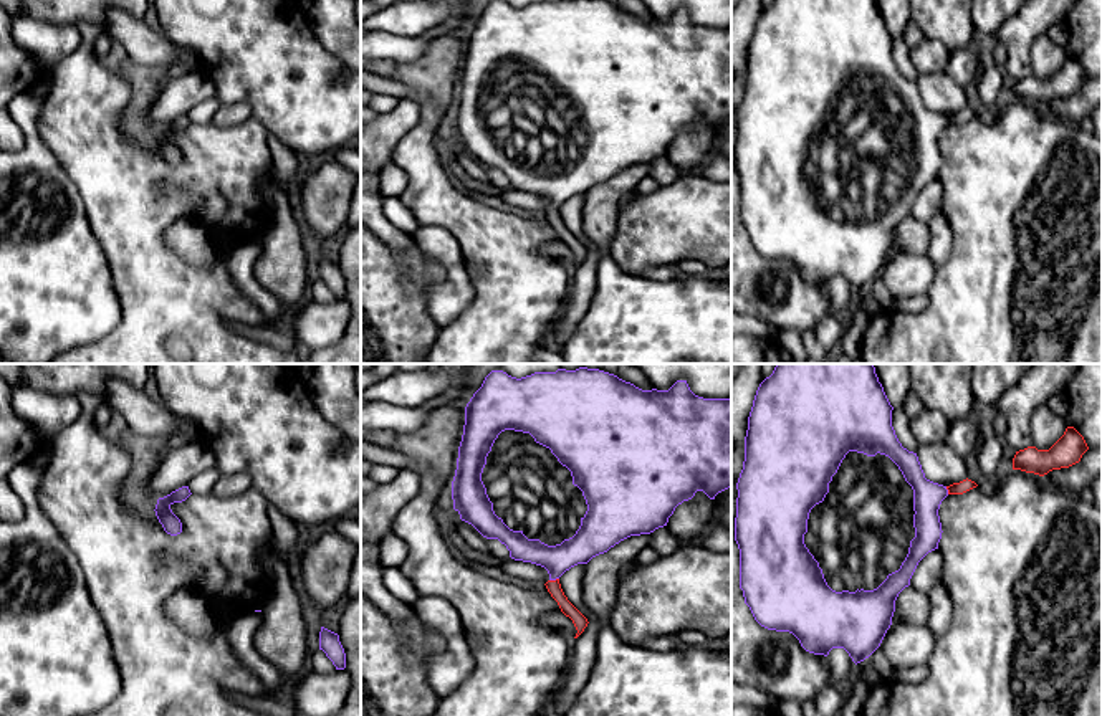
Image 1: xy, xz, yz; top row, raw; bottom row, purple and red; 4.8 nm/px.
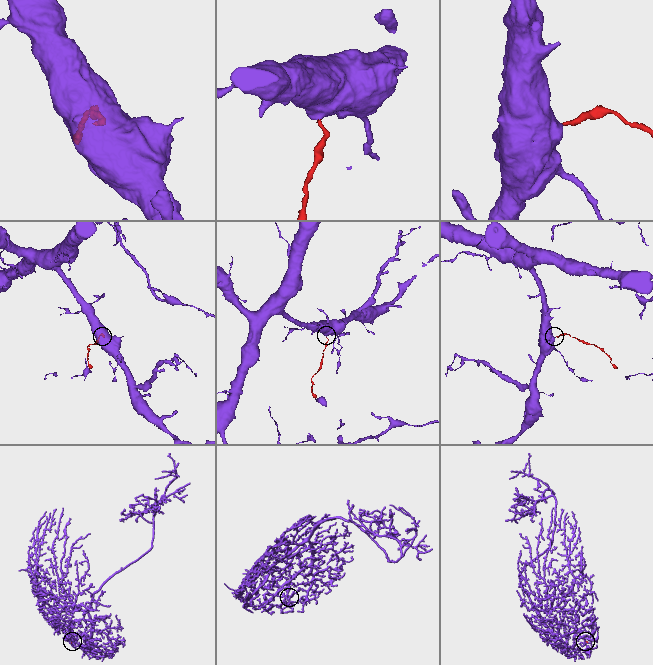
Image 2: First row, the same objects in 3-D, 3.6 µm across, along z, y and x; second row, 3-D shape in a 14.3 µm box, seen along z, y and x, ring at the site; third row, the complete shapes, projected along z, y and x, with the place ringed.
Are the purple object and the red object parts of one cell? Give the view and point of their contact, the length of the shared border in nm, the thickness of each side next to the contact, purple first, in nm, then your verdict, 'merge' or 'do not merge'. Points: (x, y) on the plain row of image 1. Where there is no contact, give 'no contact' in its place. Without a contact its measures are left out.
meets purple in xz at (553, 209); contact 50 nm long; 150 nm thick on the purple side, 70 nm on the other; merge

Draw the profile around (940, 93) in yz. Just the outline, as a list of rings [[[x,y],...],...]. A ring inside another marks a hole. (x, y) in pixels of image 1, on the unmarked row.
[[[945,71],[918,74],[917,86],[925,107],[938,114],[953,114],[968,107],[965,89]]]

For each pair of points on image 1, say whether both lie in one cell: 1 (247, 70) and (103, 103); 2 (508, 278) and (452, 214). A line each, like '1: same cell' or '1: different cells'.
1: different cells
2: same cell

